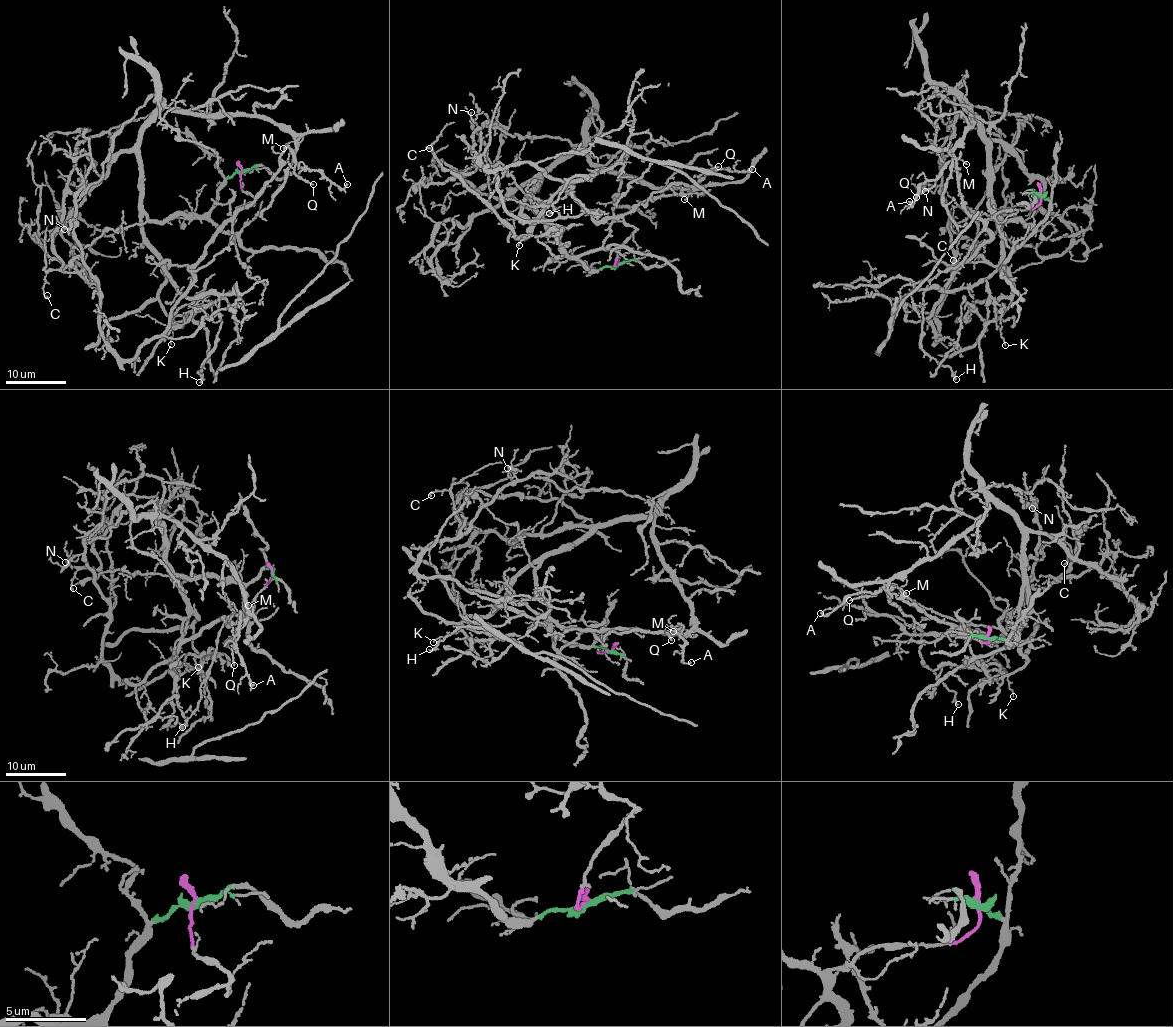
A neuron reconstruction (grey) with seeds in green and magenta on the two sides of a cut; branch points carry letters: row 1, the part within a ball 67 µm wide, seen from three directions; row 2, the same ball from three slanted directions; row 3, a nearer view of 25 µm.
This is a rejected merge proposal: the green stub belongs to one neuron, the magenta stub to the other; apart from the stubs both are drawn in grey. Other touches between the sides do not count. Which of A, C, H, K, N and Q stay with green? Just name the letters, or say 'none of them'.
C, H, K

